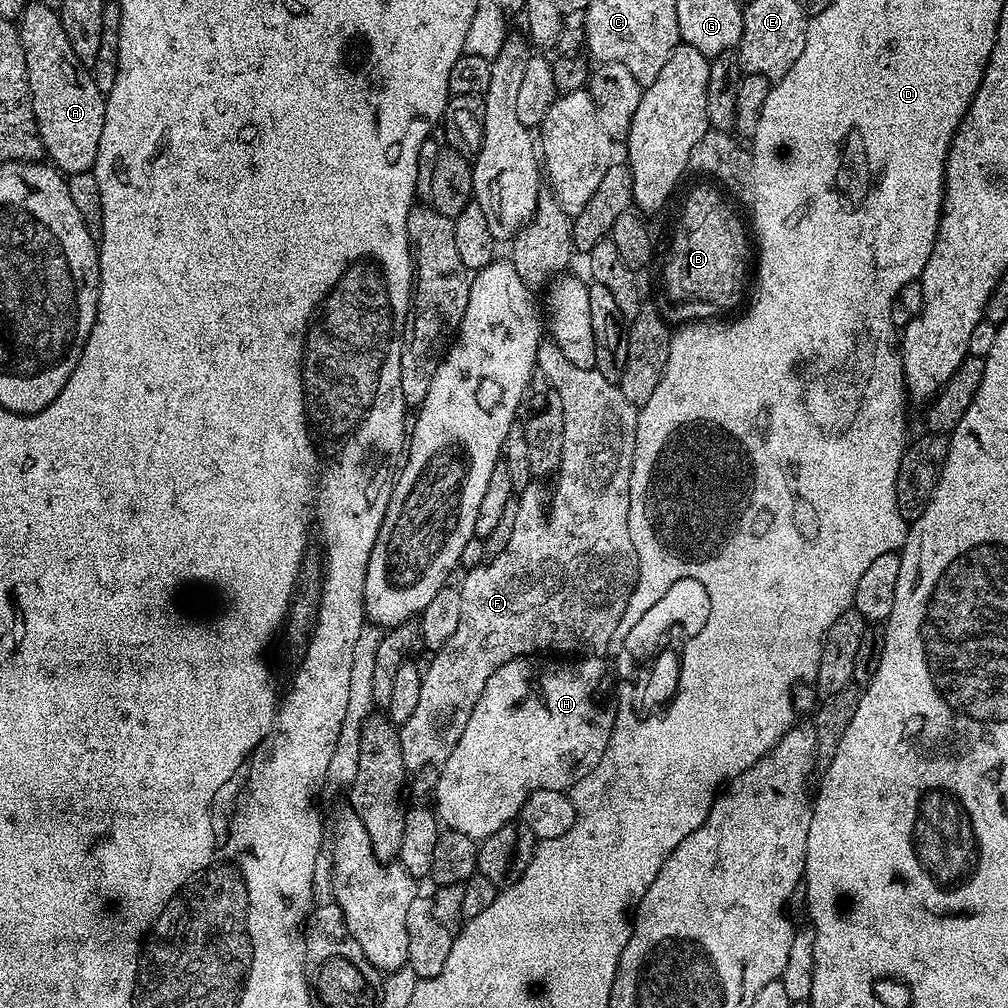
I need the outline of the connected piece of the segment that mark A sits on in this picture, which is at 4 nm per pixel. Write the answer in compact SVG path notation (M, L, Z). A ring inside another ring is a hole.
M39 2L28 3L18 17L18 31L22 50L26 54L28 89L45 157L61 173L68 176L93 171L98 158L98 142L102 142L105 93L100 92L98 86L94 86L91 71L80 61L78 54L74 54L74 46L70 46L70 38L66 38L66 30L57 9L42 6Z

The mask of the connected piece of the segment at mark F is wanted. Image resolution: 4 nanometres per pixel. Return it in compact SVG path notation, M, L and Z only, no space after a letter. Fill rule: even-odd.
M555 342L541 343L540 347L536 349L536 368L538 369L539 375L543 377L548 385L550 385L550 387L554 390L558 390L558 398L562 398L562 458L560 459L559 468L557 468L554 473L556 489L553 490L552 497L550 497L548 500L547 494L544 493L538 485L536 485L539 483L529 483L528 487L519 493L518 514L517 518L515 519L514 530L511 531L510 540L508 543L506 543L505 548L496 555L493 555L487 562L479 564L477 568L467 569L467 571L463 573L464 581L459 581L458 584L460 589L460 597L462 598L462 614L458 621L458 627L454 629L454 635L450 637L450 642L446 642L446 646L439 648L438 651L436 651L436 653L431 657L432 661L429 662L428 668L426 664L426 667L423 669L422 691L420 697L418 697L418 706L415 708L414 714L410 714L410 718L406 718L406 722L402 725L399 725L398 728L400 733L400 745L402 746L402 762L404 763L405 769L412 774L420 772L420 770L423 768L431 768L433 766L443 765L444 759L452 753L454 746L458 746L458 738L462 738L462 730L466 730L466 722L470 722L470 714L474 714L474 706L478 706L478 698L482 698L482 690L486 690L486 682L490 678L490 674L494 674L494 670L498 670L498 666L506 666L506 662L510 662L511 660L532 658L537 654L560 654L556 652L572 652L568 654L571 654L576 658L583 658L585 656L600 656L601 654L604 654L604 651L606 651L608 647L611 649L614 641L616 640L618 622L622 622L622 614L626 614L626 606L630 602L630 594L636 585L636 579L638 578L638 554L634 550L634 542L630 542L630 522L628 519L630 518L630 478L632 477L632 467L634 466L634 446L636 445L636 417L638 415L637 405L626 402L626 398L622 394L620 385L611 384L611 382L609 382L600 372L596 371L595 368L574 366L574 362L570 362L570 358L566 358L566 354L562 354L562 350L555 344Z

